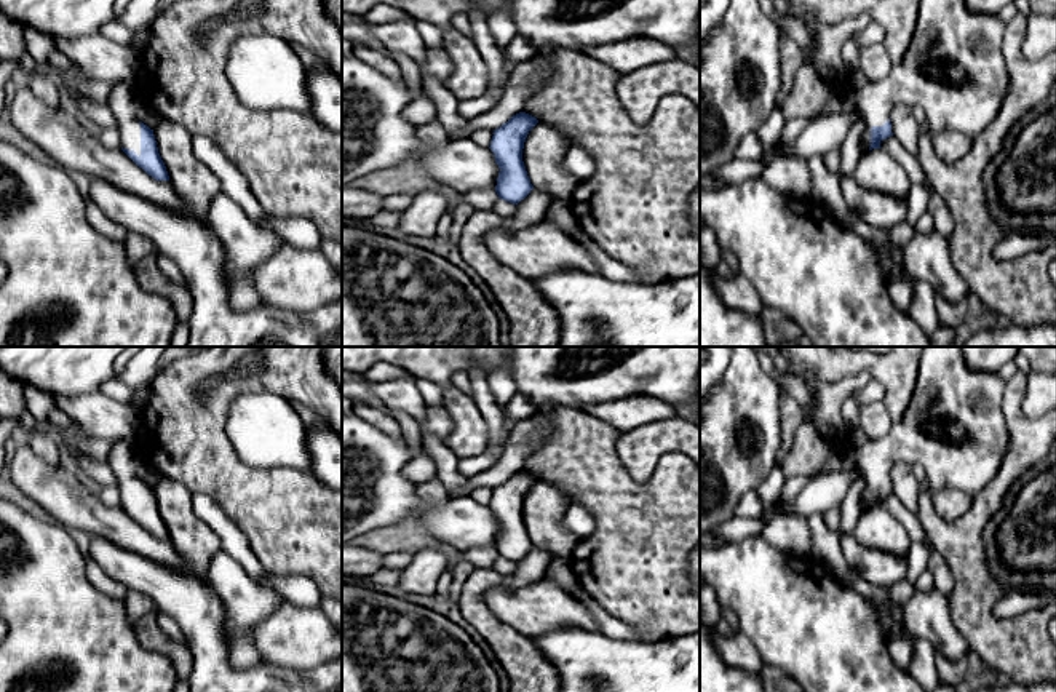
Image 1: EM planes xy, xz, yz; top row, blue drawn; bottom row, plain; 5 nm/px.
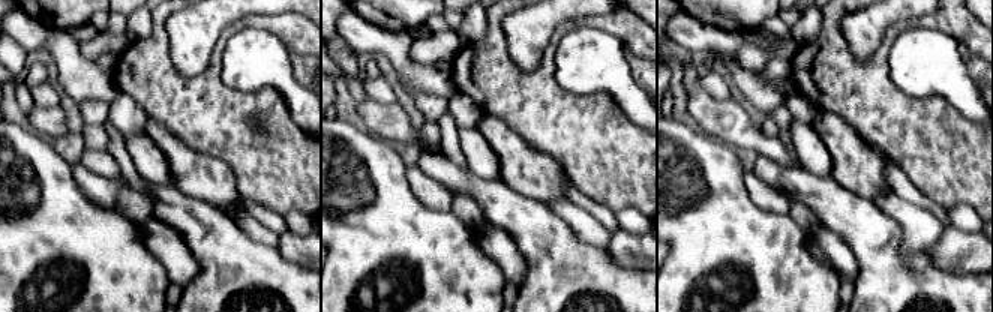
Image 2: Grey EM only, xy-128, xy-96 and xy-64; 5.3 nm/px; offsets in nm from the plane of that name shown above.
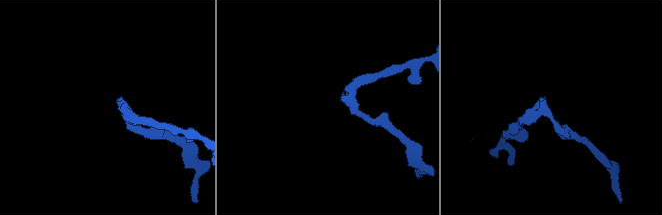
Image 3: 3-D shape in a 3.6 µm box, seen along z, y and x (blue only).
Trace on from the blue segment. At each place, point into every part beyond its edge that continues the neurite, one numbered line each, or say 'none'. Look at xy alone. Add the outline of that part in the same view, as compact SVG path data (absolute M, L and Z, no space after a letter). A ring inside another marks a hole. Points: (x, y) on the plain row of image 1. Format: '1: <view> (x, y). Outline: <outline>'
1: xy (123, 457). Outline: M133 439L117 441L107 457L107 463L113 470L118 489L121 492L121 505L134 508L141 513L141 483L137 470L142 463L139 446Z

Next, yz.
1: yz (954, 427). Outline: M923 347L917 385L904 417L883 438L867 439L856 447L856 470L866 479L863 510L871 505L871 486L885 483L899 462L906 467L920 463L931 492L955 487L976 495L1006 455L1010 436L1002 412L1003 390L1005 382L998 374L987 376L965 364L962 347Z

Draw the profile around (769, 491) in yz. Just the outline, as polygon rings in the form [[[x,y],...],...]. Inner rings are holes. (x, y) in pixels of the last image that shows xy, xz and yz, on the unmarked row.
[[[776,465],[767,478],[759,484],[756,489],[764,507],[767,508],[770,503],[776,502],[780,499],[781,489],[784,486],[786,476],[783,473],[783,468]]]

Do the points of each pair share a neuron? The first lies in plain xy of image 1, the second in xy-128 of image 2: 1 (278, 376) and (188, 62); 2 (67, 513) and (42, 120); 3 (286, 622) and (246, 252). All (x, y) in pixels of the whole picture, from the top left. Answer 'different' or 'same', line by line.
1: different
2: same
3: different

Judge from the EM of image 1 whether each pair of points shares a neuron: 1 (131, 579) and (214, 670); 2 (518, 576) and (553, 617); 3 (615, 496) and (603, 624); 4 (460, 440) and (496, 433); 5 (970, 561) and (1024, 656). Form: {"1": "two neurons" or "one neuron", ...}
{"1": "one neuron", "2": "two neurons", "3": "two neurons", "4": "two neurons", "5": "one neuron"}

